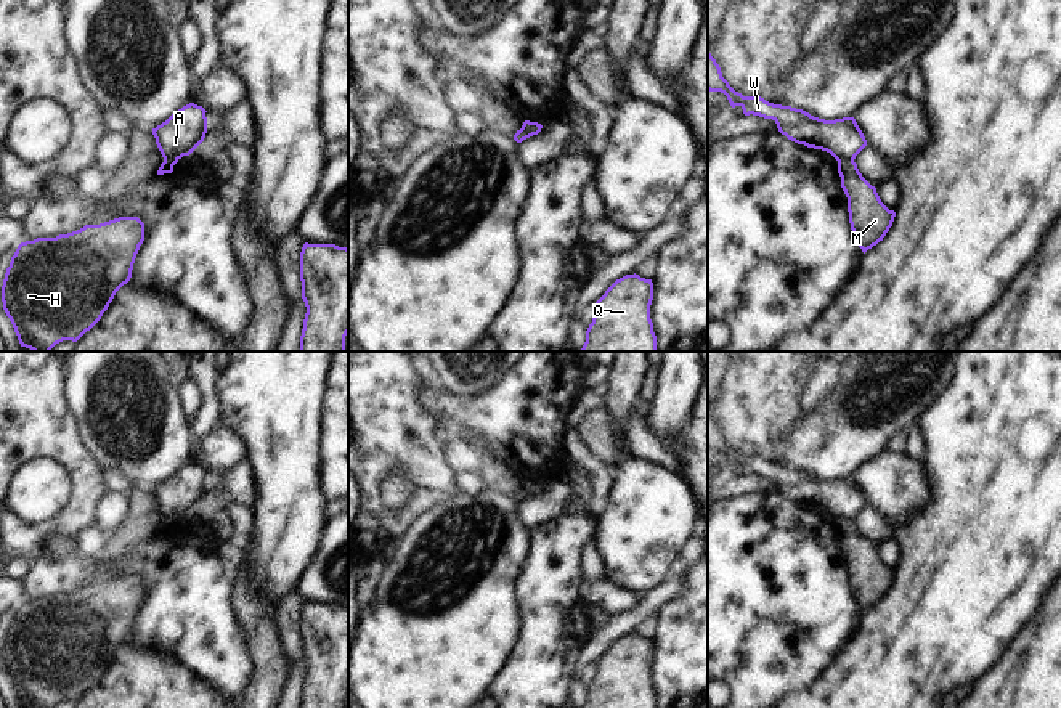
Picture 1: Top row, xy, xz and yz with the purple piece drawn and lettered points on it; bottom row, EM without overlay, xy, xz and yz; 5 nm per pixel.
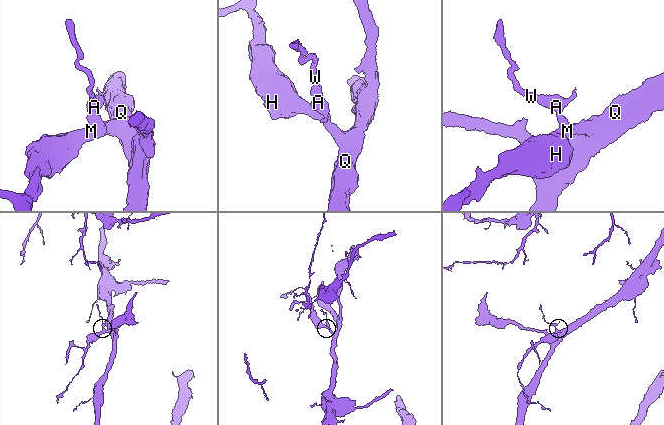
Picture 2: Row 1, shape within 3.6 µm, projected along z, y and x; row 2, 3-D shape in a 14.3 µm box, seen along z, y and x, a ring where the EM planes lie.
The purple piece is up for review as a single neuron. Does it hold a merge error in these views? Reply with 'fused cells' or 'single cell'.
fused cells

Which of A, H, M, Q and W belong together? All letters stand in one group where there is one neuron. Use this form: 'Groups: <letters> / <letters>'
Groups: A W / H M Q

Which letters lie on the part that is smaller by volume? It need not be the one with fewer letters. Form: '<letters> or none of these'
A, W

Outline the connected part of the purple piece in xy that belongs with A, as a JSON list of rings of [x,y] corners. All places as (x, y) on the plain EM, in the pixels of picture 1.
[[[189,462],[152,488],[156,504],[165,519],[189,515],[205,498],[205,469]]]

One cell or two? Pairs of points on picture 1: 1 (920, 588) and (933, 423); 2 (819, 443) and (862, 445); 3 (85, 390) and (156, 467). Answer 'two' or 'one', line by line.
1: one
2: one
3: one

